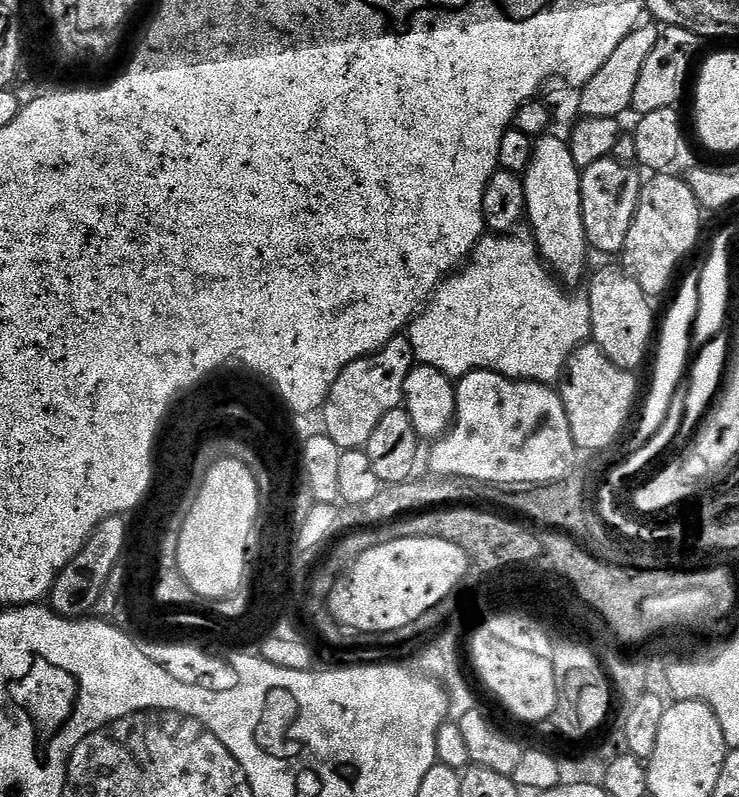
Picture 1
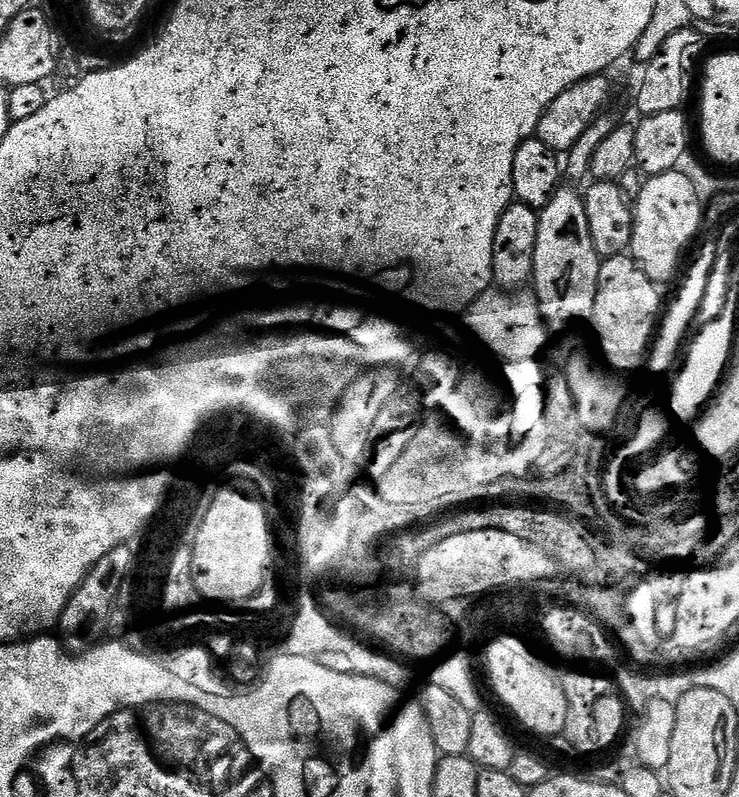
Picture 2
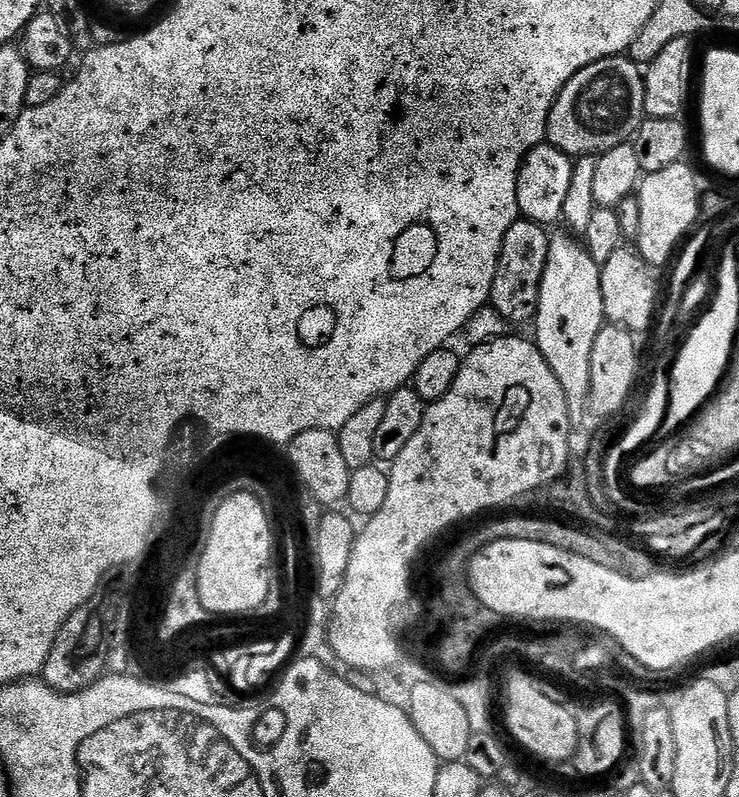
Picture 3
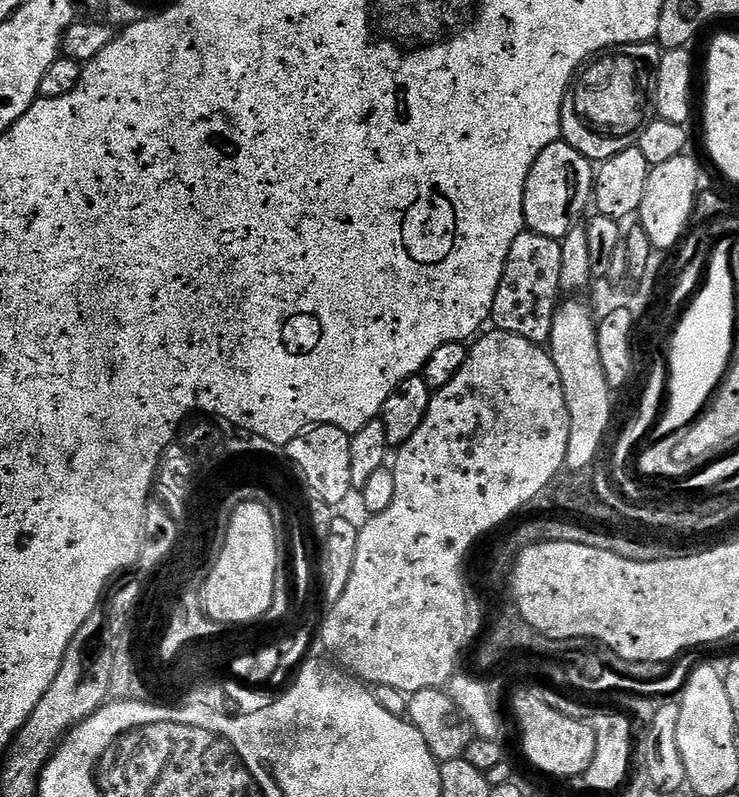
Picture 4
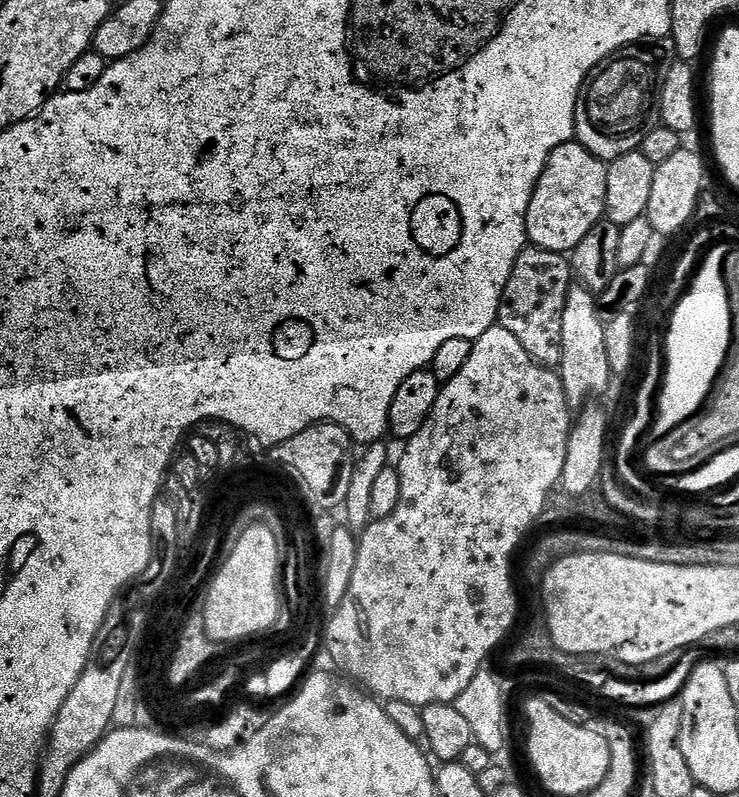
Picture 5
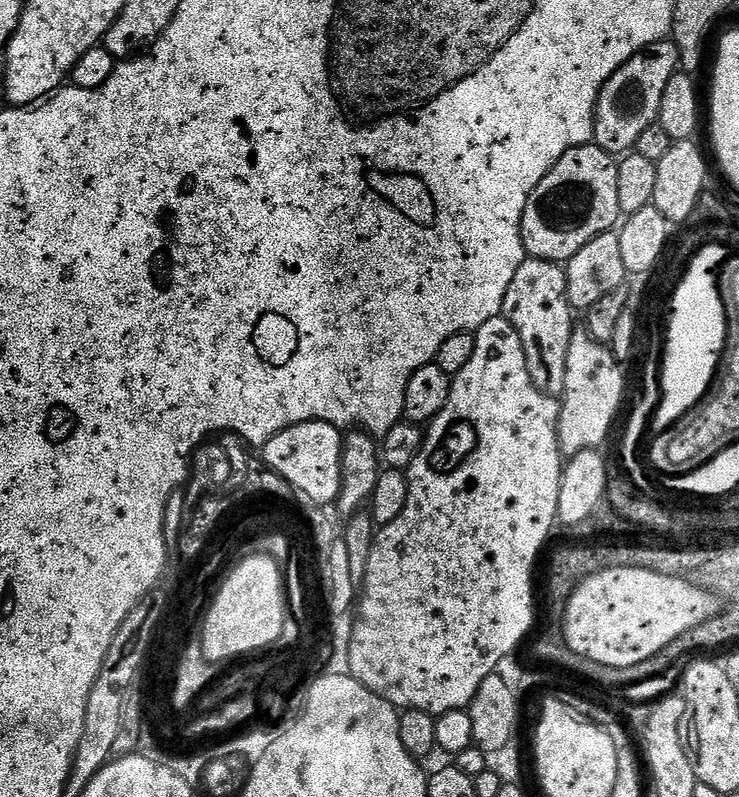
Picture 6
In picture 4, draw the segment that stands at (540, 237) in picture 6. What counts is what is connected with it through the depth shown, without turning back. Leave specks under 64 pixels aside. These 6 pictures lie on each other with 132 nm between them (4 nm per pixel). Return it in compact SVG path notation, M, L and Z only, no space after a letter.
M563 138L546 146L546 150L542 150L530 166L530 174L524 180L524 222L527 231L563 240L567 232L585 219L584 211L592 204L593 183L593 161L578 154L574 146L567 144Z

